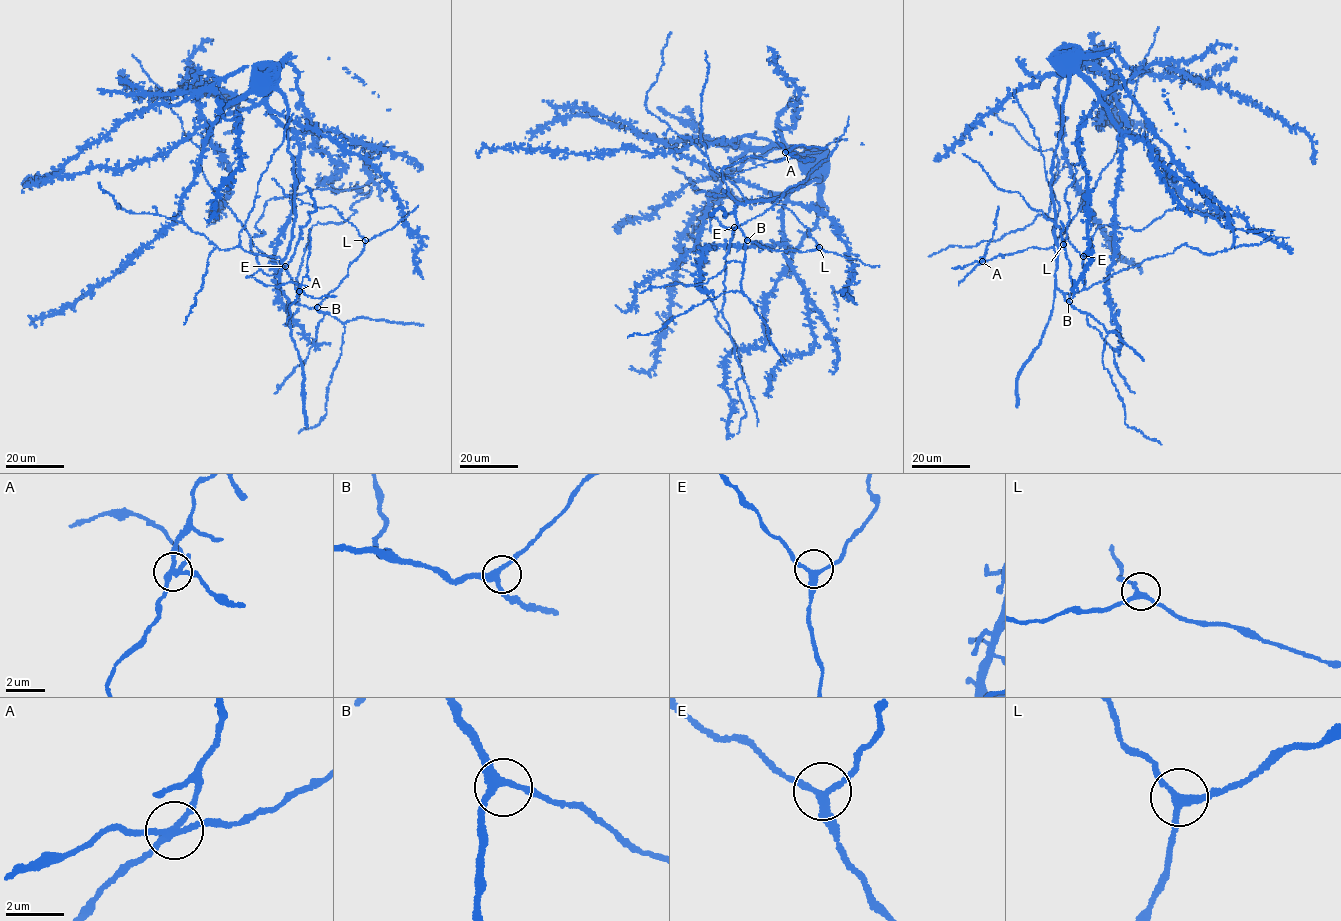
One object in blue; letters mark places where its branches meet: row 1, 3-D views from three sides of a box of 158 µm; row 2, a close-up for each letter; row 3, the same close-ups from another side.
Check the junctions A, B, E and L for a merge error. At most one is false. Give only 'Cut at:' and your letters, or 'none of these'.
Cut at: A

